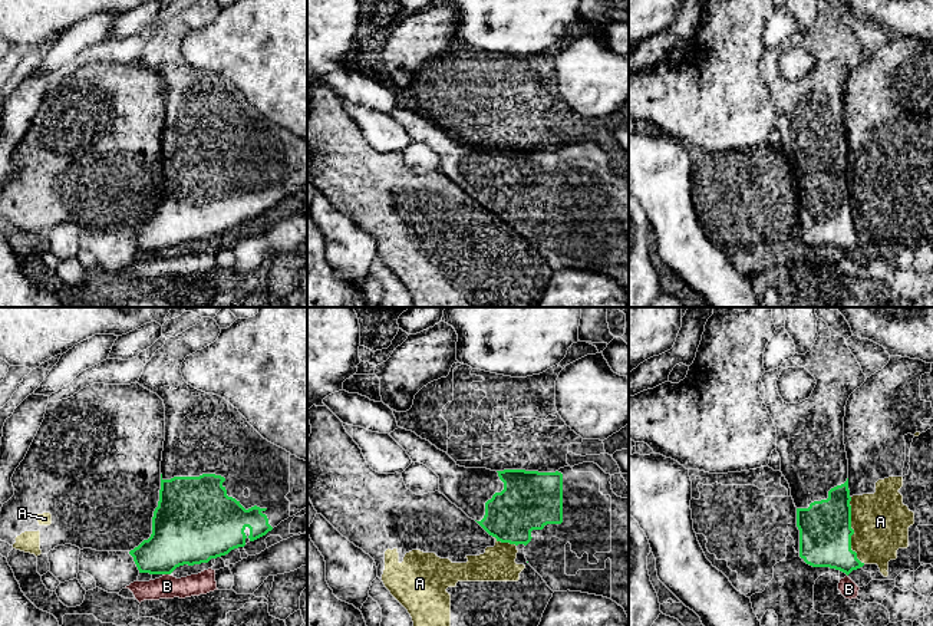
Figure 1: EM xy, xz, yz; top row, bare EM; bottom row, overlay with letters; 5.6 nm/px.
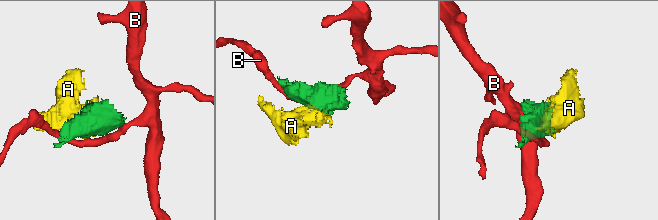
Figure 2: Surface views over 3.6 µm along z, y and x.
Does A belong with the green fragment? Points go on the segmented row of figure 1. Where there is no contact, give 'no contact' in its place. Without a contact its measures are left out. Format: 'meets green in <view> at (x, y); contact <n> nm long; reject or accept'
meets green in yz at (853, 531); contact 380 nm long; reject

